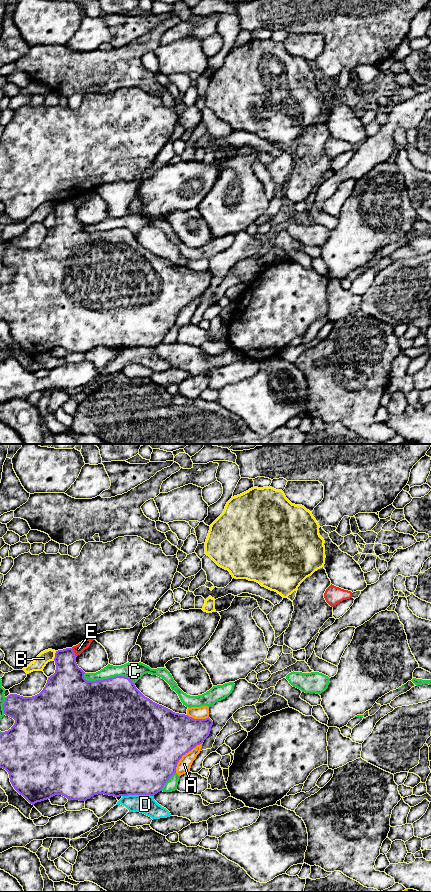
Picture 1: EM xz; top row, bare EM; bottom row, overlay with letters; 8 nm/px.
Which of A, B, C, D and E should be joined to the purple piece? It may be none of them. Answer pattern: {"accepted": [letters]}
{"accepted": []}

